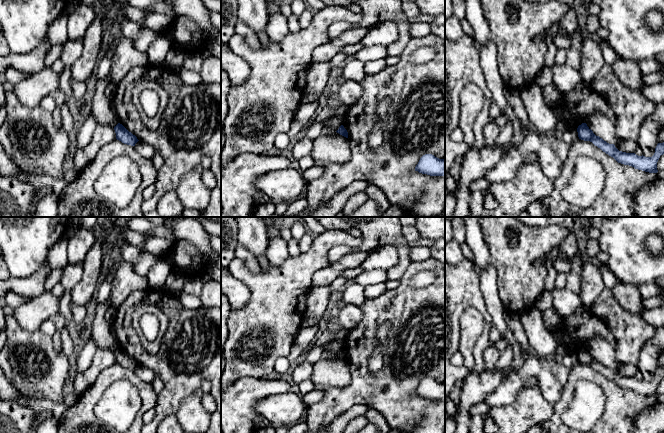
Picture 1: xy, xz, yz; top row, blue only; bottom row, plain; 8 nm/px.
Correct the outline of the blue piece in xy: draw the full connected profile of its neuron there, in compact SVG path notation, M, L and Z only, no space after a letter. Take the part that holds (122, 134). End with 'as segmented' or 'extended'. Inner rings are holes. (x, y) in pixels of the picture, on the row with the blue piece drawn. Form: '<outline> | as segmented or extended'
M118 123L114 127L116 133L116 139L124 144L135 146L139 141L135 135L129 132L122 124Z | as segmented

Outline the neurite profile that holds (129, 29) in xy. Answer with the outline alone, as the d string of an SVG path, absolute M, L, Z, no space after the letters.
M125 18L121 22L121 32L122 36L125 36L129 38L131 41L134 41L140 32L142 31L143 27L141 27L139 24Z

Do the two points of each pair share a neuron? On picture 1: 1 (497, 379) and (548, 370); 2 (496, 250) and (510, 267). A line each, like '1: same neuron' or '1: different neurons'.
1: different neurons
2: same neuron

